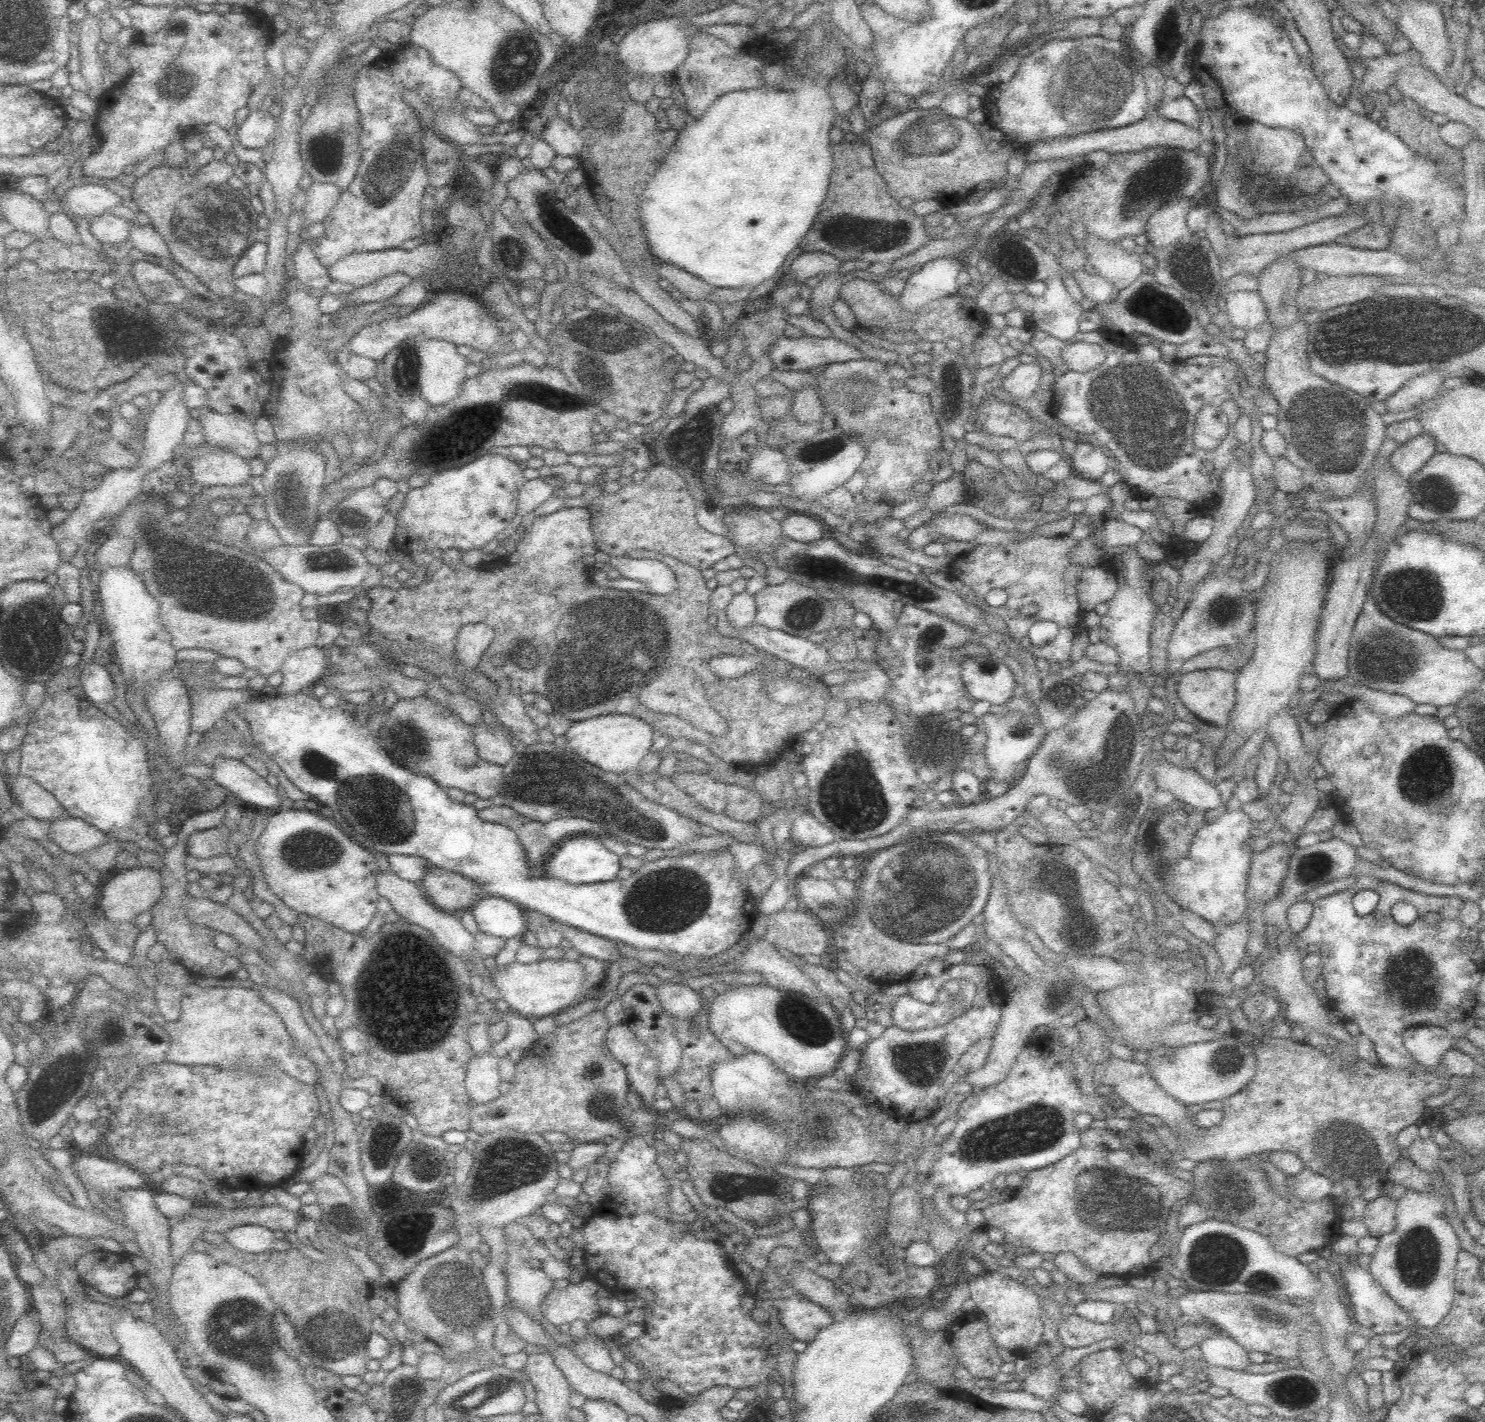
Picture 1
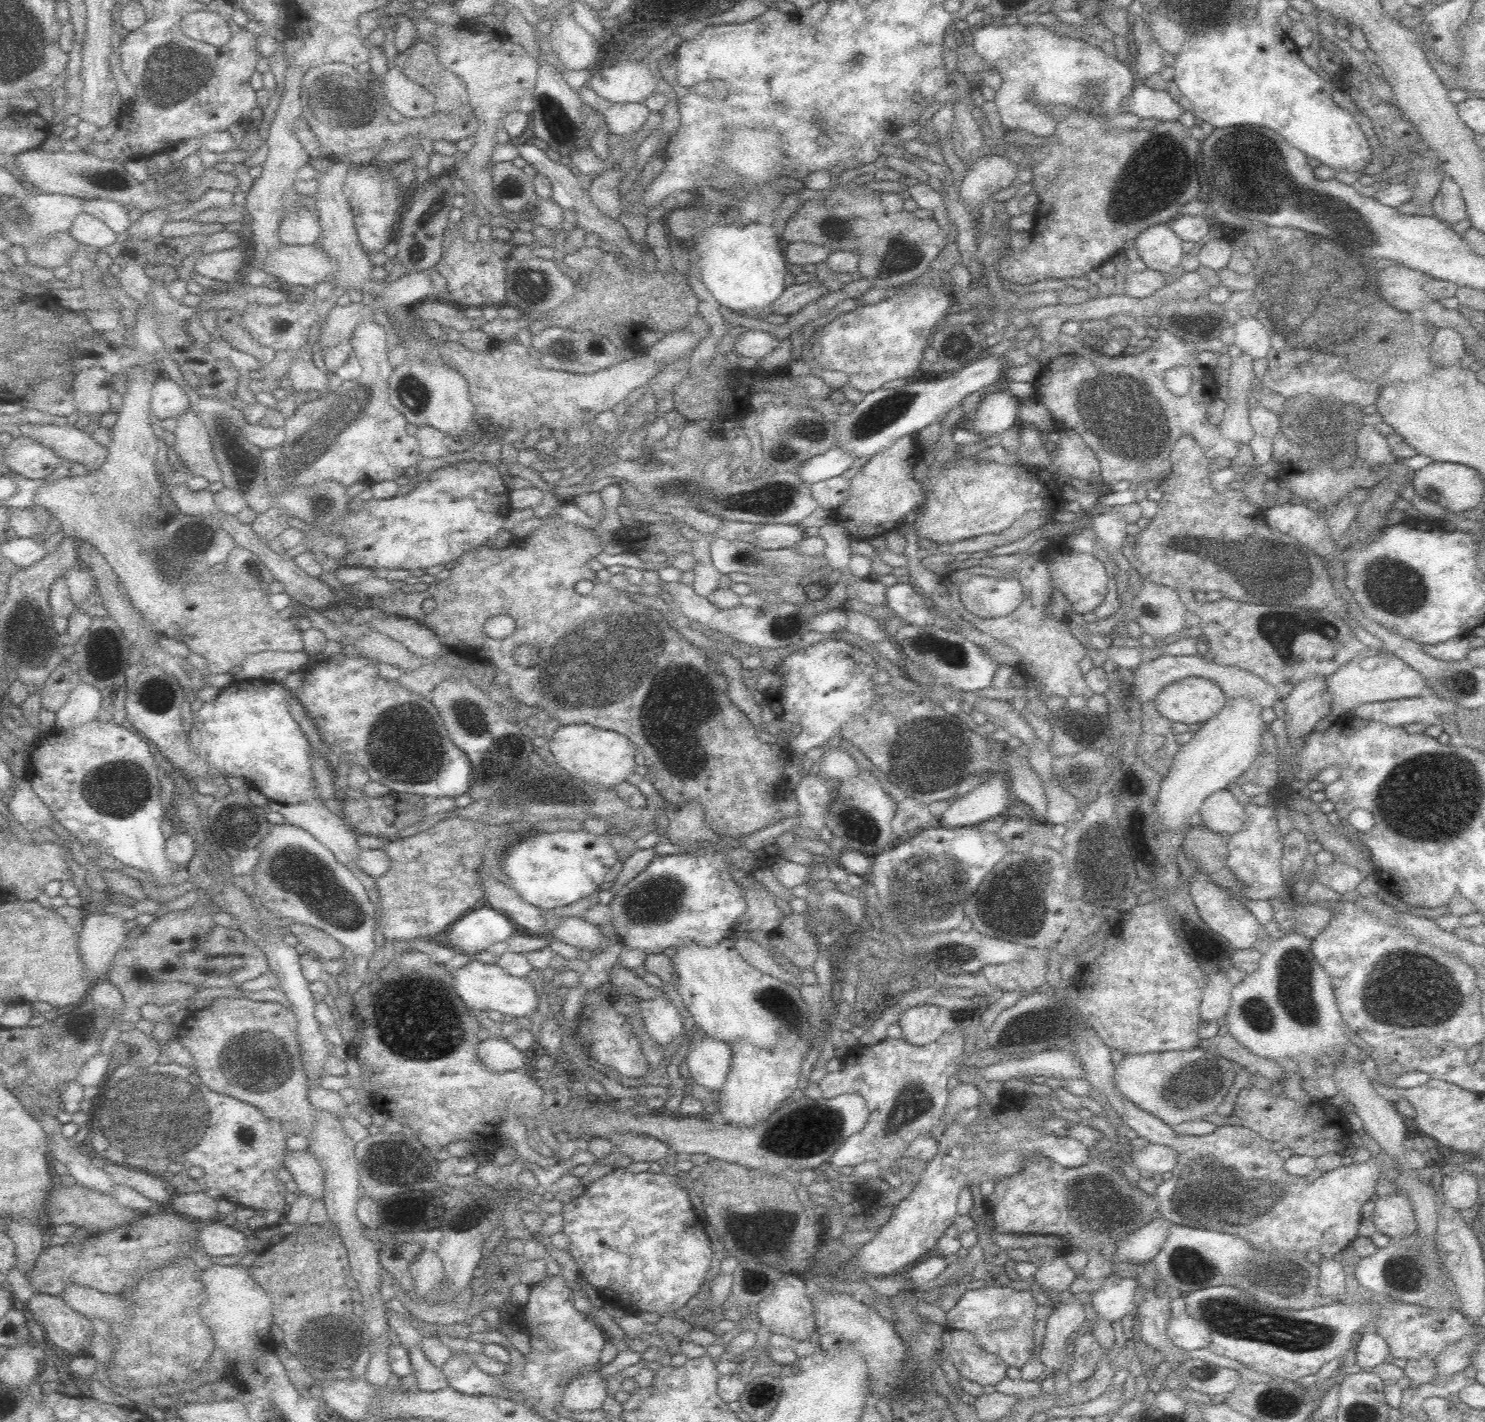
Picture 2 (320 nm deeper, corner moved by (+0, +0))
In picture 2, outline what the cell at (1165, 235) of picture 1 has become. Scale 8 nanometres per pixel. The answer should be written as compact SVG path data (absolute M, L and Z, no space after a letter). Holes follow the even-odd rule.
M1166 223L1144 230L1131 245L1136 248L1138 258L1144 262L1146 268L1172 275L1179 272L1180 262L1186 256L1182 251L1182 242L1172 231L1170 223Z

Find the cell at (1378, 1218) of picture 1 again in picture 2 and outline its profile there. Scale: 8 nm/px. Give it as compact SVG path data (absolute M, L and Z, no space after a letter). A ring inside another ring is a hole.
M1401 1191L1377 1197L1374 1211L1370 1217L1377 1232L1398 1241L1414 1234L1416 1219L1414 1218L1414 1209L1410 1204L1410 1200Z

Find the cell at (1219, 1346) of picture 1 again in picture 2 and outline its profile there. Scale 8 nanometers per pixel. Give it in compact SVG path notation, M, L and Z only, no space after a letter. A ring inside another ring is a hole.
M1185 1311L1178 1316L1172 1314L1164 1327L1173 1344L1185 1352L1207 1347L1211 1342L1211 1333L1206 1324Z

